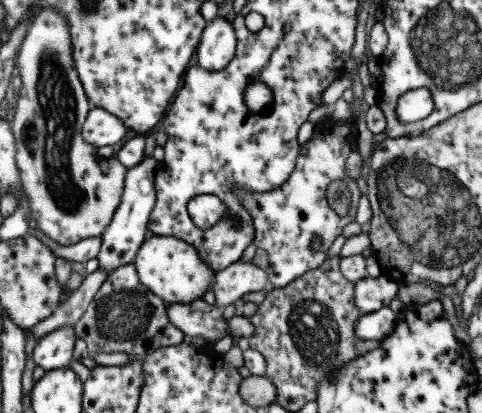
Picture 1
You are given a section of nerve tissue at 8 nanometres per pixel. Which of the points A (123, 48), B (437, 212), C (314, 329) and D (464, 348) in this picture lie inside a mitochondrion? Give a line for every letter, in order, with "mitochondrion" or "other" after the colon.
A: mitochondrion
B: mitochondrion
C: mitochondrion
D: other

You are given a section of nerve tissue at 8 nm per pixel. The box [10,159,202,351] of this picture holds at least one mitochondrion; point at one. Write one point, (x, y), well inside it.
(119, 315)

